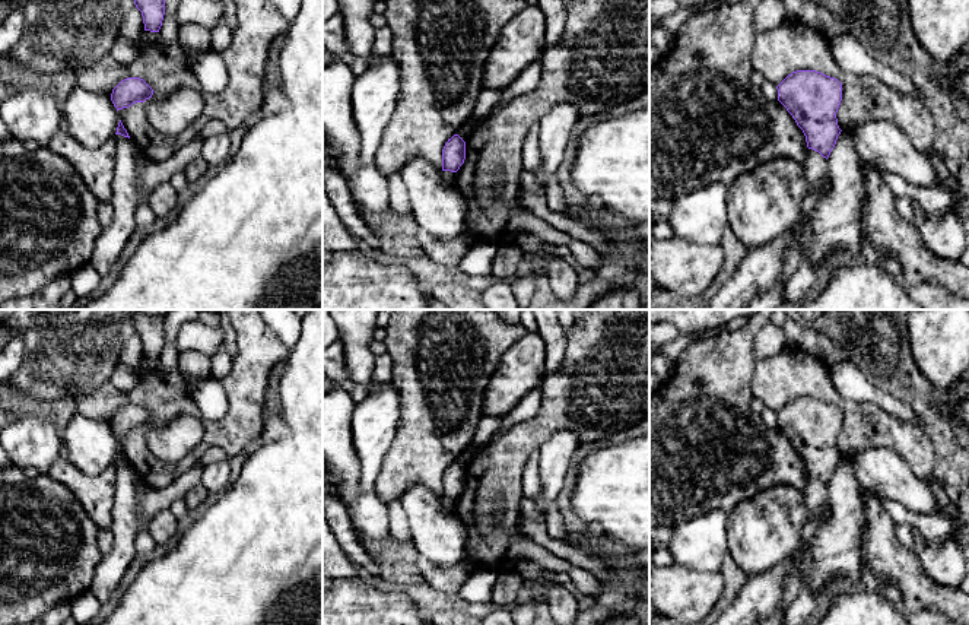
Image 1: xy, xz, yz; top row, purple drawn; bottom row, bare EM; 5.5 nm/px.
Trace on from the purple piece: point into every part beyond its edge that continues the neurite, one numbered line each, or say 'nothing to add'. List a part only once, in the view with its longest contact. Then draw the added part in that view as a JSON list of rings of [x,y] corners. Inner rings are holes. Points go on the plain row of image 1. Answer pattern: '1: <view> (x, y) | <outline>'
nothing to add

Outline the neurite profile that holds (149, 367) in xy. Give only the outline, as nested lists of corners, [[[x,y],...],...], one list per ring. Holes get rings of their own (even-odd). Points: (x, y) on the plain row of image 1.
[[[143,358],[142,365],[137,369],[139,375],[161,375],[161,365],[158,359]]]

